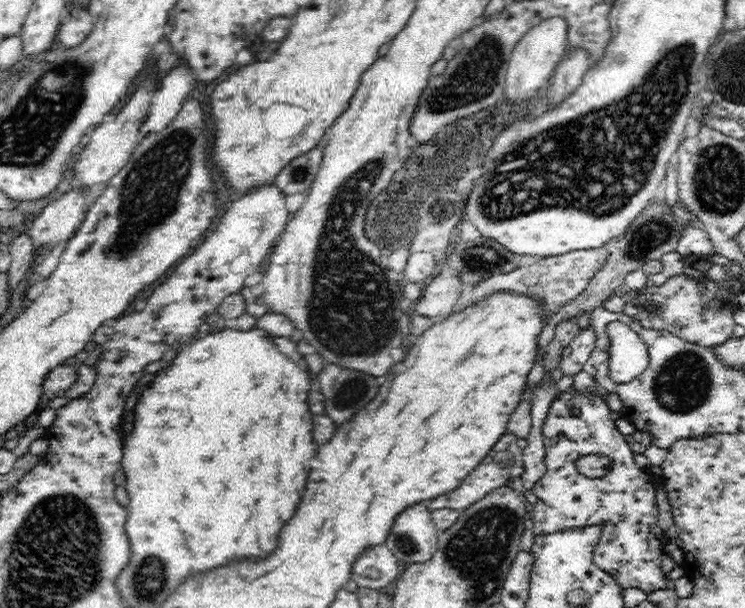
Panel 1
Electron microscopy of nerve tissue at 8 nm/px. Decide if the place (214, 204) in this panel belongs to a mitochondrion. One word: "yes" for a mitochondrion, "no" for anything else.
no

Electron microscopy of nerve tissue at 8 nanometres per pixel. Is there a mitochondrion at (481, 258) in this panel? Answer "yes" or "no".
yes

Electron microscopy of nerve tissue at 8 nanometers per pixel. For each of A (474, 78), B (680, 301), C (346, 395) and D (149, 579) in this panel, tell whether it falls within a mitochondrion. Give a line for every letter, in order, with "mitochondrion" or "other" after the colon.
A: mitochondrion
B: other
C: mitochondrion
D: mitochondrion

